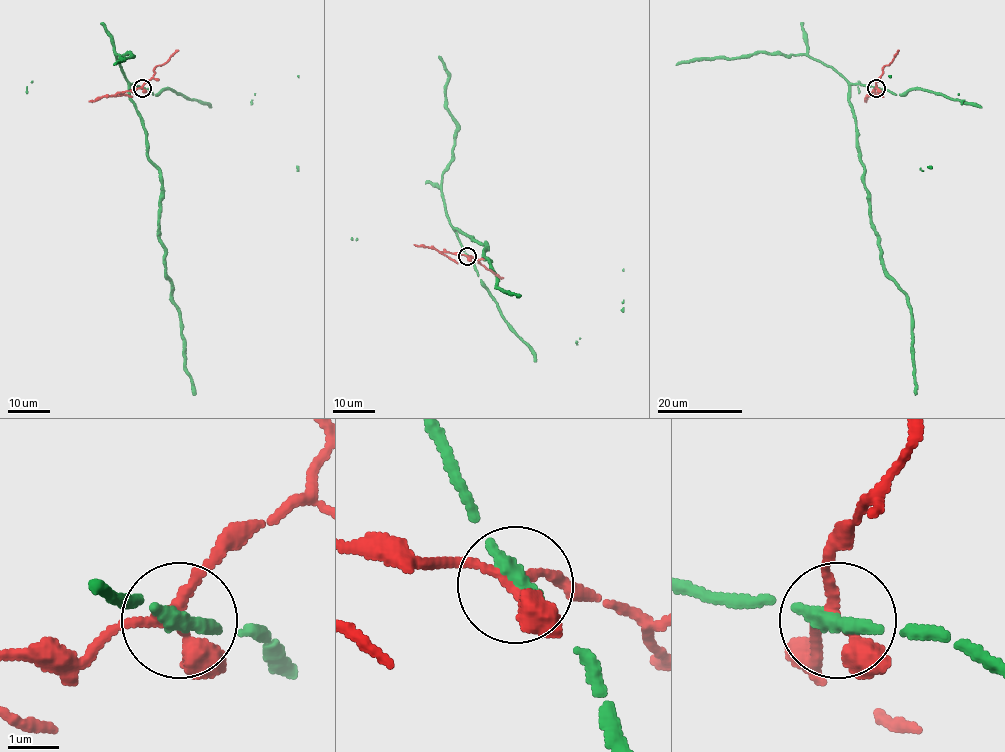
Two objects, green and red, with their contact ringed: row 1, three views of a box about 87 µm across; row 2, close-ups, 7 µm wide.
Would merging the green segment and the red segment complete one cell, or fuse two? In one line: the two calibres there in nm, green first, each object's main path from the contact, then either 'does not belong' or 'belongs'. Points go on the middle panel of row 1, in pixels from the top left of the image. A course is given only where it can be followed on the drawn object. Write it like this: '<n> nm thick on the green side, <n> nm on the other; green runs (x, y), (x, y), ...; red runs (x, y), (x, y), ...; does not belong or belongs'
400 nm thick on the green side, 240 nm on the other; green runs (467, 256), (455, 229), (485, 243), (484, 258), (496, 274), (496, 285), (503, 291), (519, 295); red runs (467, 256), (503, 277); does not belong

